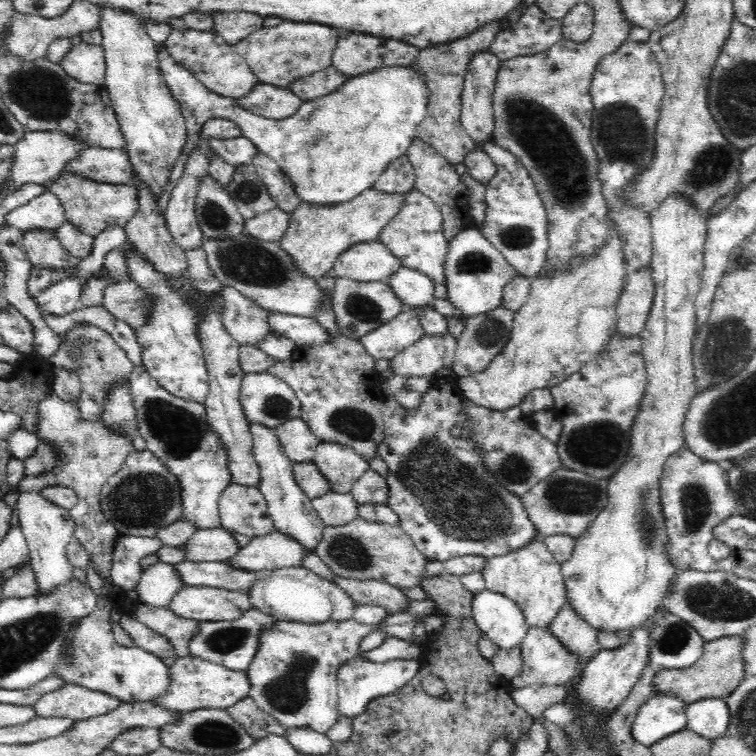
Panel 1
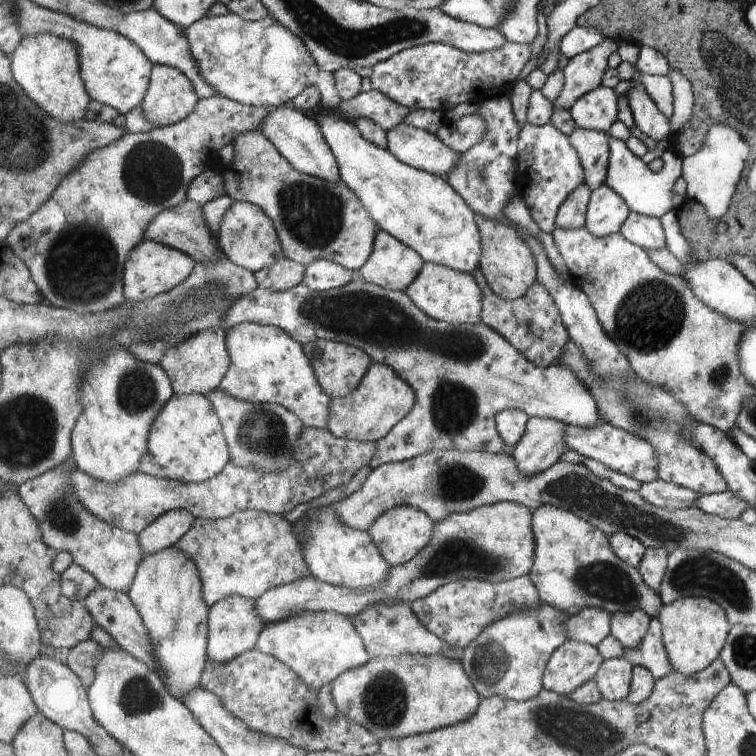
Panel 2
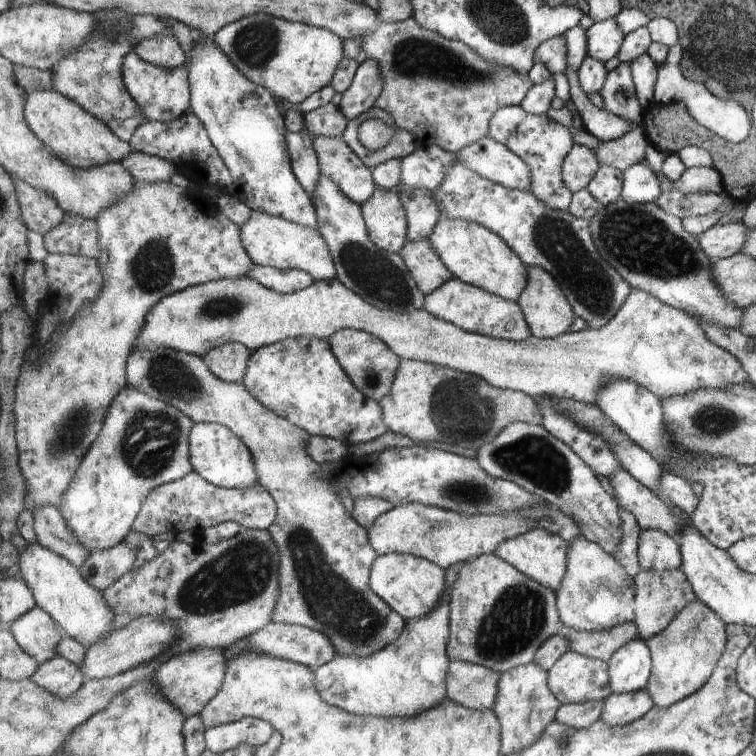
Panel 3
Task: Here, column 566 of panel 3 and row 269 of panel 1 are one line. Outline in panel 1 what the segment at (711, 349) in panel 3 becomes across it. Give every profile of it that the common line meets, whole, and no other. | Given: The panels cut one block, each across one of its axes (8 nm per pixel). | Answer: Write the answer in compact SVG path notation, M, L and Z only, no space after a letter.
M379 241L353 245L336 259L334 274L337 277L346 277L361 282L382 281L387 283L389 279L402 267L398 259Z

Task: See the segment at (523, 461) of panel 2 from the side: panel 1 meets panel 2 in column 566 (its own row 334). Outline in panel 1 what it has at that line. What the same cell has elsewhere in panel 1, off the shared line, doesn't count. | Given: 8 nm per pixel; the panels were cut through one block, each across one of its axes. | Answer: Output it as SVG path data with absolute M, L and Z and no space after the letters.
M449 331L441 335L424 333L423 338L407 347L389 362L392 372L406 377L430 376L444 367L452 367L457 340Z

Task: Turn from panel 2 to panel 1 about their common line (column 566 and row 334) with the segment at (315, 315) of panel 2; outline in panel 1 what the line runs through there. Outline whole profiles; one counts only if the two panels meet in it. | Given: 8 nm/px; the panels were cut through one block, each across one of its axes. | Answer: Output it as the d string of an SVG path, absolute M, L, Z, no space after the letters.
M402 310L386 324L378 325L361 336L360 340L374 359L390 362L407 347L421 340L424 333L413 310Z

